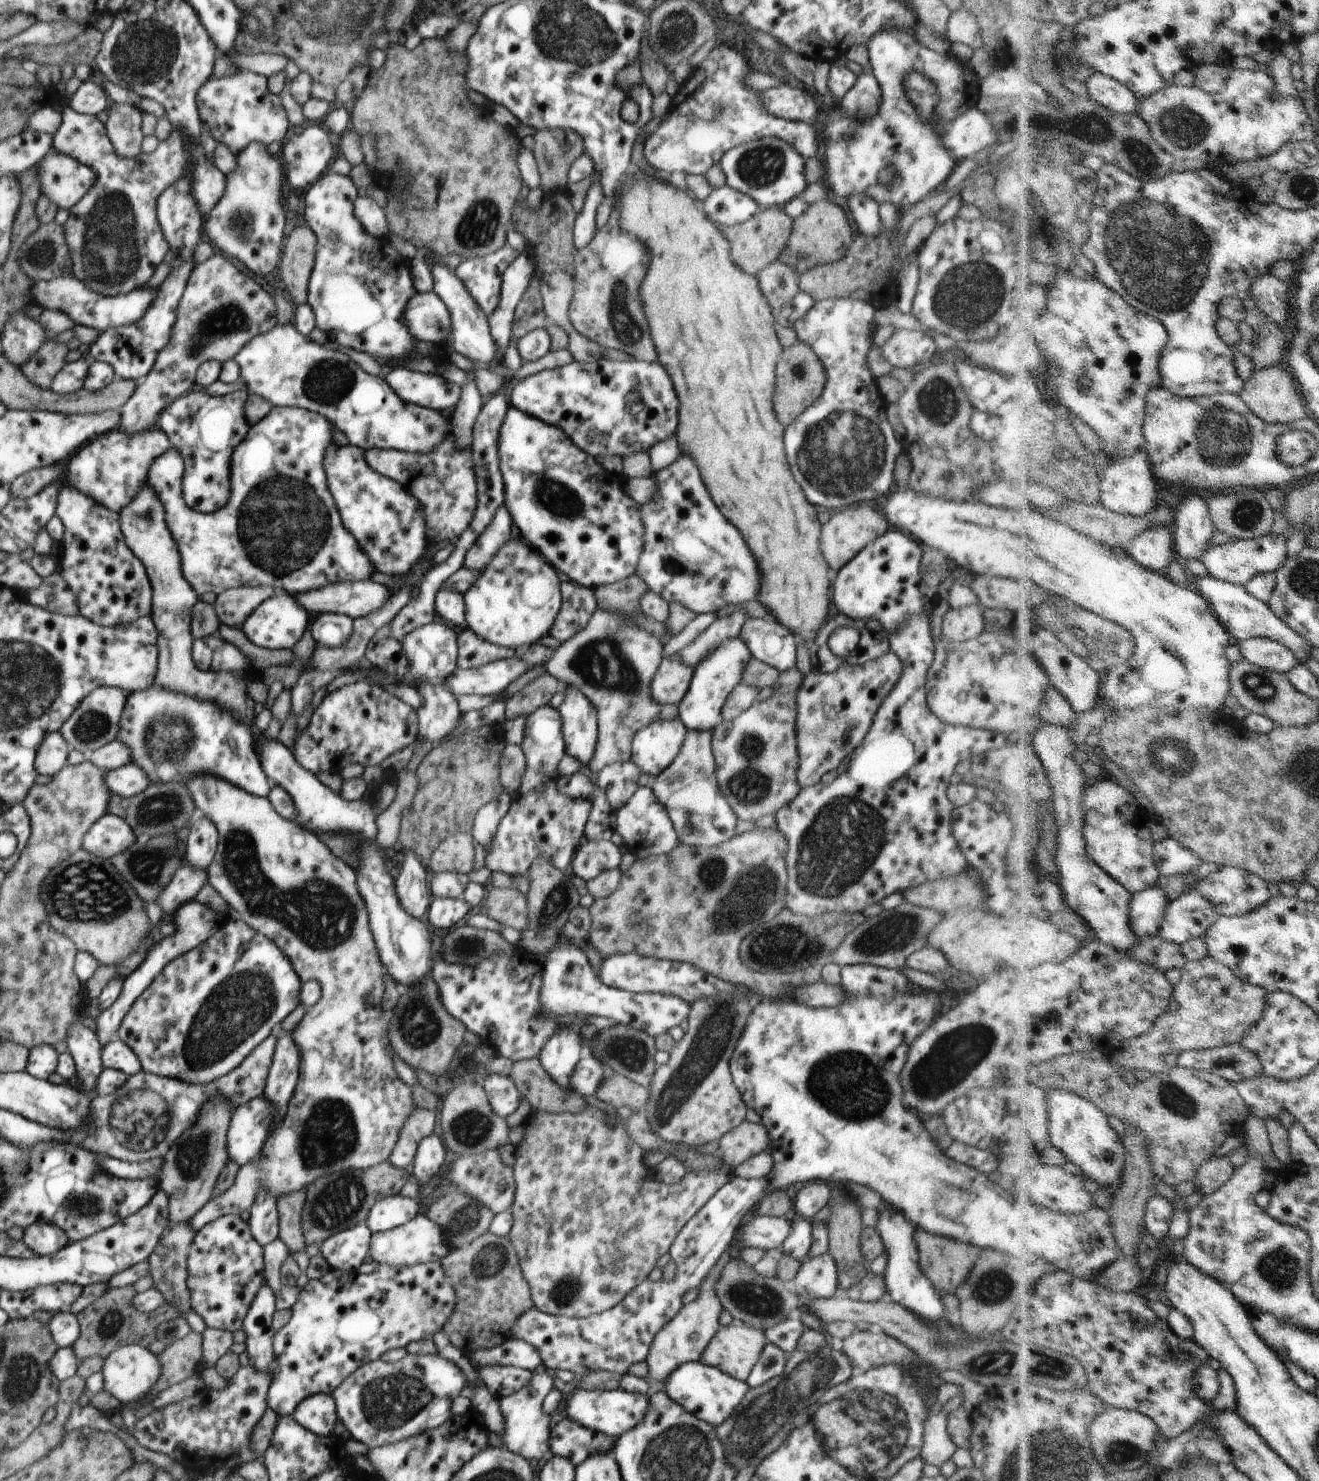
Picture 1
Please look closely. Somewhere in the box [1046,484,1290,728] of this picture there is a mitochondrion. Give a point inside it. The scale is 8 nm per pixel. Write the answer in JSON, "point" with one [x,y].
{"point":[1255,685]}

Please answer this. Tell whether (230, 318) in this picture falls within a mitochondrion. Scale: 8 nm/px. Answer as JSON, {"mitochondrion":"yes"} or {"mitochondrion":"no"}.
{"mitochondrion":"yes"}

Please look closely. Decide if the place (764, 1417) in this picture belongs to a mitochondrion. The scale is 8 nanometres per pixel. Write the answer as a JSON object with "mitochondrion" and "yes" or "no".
{"mitochondrion":"yes"}

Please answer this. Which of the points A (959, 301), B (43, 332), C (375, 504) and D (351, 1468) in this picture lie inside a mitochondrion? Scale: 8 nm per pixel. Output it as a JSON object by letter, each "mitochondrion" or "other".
{"A":"mitochondrion","B":"other","C":"other","D":"other"}

